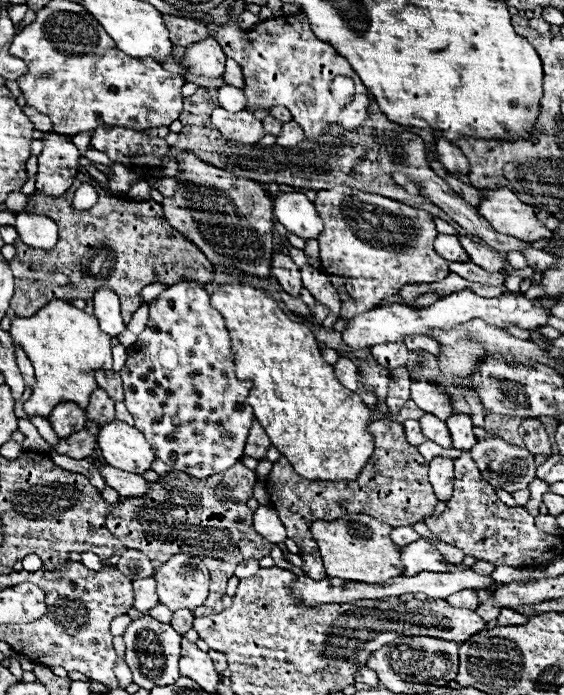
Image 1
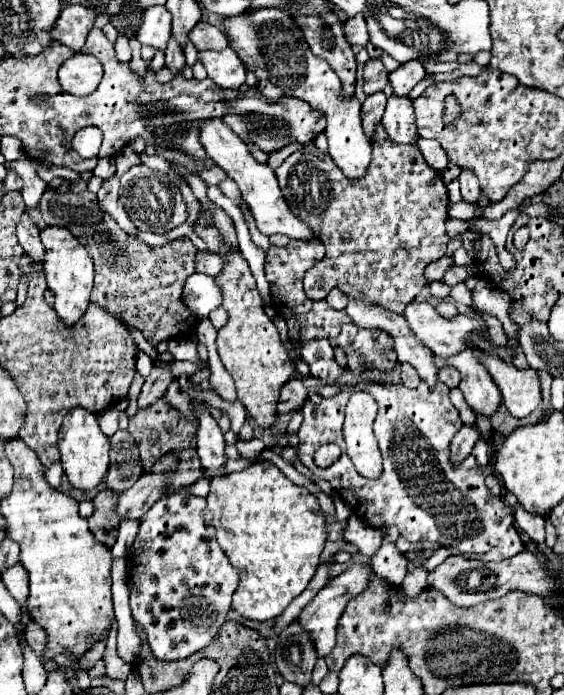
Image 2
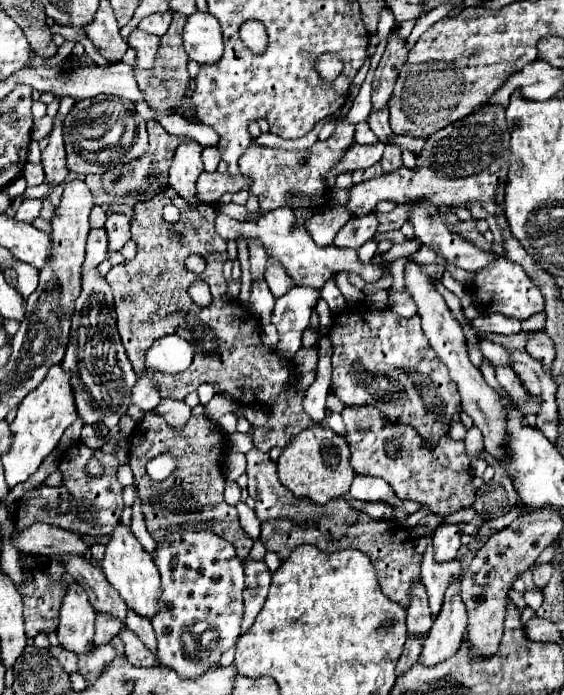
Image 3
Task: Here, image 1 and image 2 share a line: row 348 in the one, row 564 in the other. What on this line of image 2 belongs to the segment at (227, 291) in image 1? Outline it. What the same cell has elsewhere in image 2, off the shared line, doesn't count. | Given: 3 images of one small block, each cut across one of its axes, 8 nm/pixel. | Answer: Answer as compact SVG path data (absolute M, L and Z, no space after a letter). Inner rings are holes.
M256 462L242 472L232 472L212 480L206 502L214 514L218 544L224 548L232 566L240 570L240 584L232 608L244 618L258 622L278 618L286 606L306 590L320 564L320 554L328 540L328 528L318 498L306 488L292 484L272 462Z

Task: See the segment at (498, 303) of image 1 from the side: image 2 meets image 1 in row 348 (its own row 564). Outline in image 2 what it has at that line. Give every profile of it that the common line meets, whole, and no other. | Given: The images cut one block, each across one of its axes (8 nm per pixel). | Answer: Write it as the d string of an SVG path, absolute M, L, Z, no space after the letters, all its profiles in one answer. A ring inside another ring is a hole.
M352 564L346 572L342 572L340 576L332 578L302 610L302 614L298 616L298 622L302 626L302 630L306 630L314 642L314 648L318 652L318 658L326 658L334 644L336 644L336 626L338 626L338 620L348 604L348 600L352 600L352 596L358 596L366 584L368 584L368 576L372 576L372 568L370 566L364 566L364 564Z

